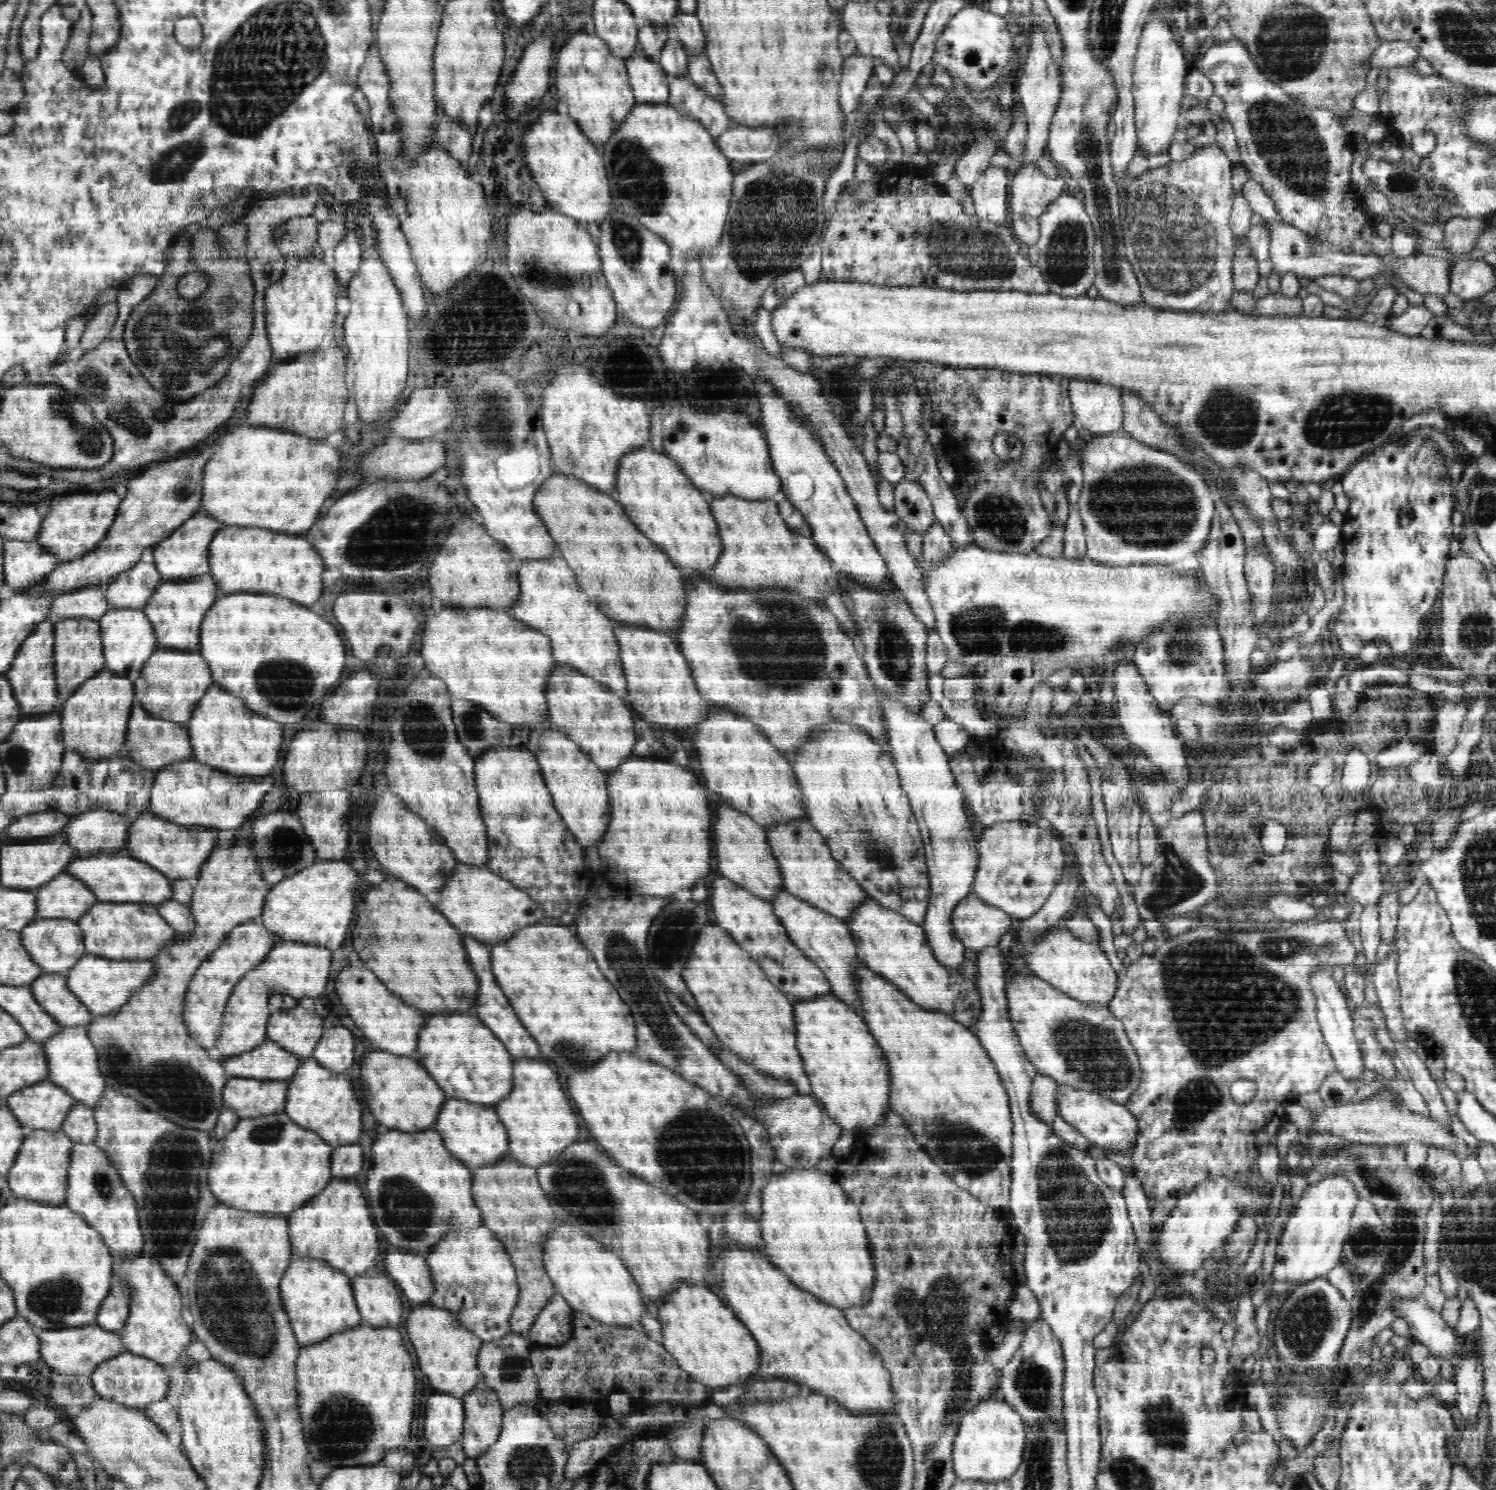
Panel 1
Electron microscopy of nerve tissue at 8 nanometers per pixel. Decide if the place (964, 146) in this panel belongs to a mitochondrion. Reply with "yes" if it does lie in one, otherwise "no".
no

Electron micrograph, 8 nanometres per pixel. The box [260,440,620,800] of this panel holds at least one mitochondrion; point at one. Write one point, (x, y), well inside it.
(395, 537)

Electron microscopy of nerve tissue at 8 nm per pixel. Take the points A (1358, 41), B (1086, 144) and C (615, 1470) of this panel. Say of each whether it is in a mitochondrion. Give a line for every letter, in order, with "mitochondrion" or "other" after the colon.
A: other
B: mitochondrion
C: other

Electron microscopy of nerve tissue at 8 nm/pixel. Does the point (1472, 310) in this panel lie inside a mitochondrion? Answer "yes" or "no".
yes

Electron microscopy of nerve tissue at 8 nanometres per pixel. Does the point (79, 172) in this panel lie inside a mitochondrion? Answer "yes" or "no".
yes

